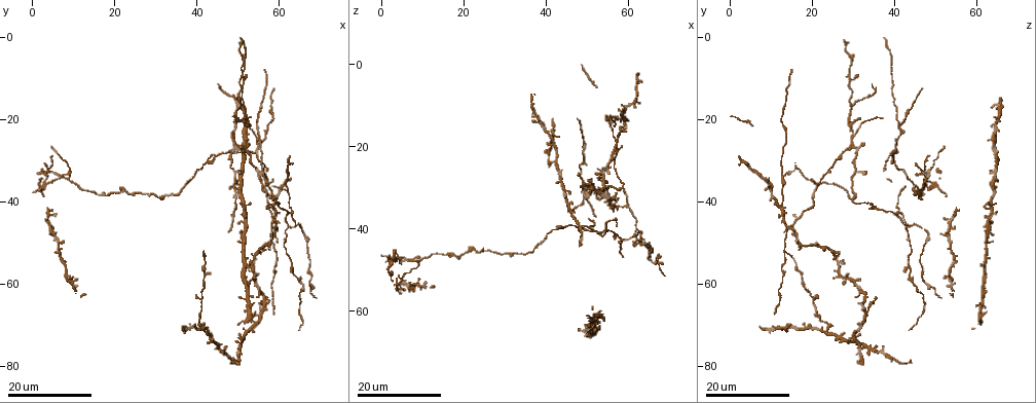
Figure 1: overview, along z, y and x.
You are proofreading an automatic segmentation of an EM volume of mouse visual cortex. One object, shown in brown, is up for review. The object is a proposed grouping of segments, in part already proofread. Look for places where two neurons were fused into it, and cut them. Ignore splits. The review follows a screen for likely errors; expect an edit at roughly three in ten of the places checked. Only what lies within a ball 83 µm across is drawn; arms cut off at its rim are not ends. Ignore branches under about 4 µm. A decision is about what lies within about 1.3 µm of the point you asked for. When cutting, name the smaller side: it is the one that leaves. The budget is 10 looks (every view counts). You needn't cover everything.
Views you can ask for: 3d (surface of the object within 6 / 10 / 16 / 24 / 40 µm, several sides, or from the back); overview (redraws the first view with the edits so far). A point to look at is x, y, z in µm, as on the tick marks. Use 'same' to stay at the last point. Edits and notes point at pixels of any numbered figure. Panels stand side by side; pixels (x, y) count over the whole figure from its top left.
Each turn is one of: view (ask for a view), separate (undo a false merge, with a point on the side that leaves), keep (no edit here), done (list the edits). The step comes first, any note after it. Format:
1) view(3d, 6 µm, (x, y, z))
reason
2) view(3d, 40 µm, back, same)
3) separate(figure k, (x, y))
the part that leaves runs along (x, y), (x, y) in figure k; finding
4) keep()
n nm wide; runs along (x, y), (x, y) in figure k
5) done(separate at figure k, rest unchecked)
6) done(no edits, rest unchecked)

view(3d, 24 µm, (56.0, 33.5, 13.0))
three-way junction

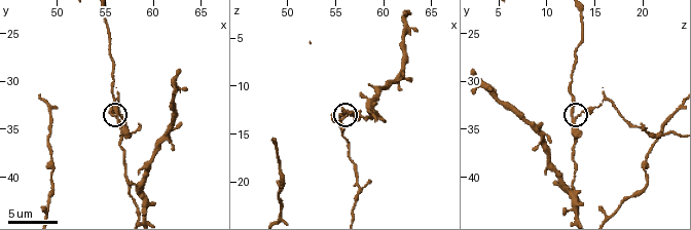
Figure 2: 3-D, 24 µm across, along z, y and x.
view(3d, 10 µm, (56.6, 34.2, 12.6))
zoom in

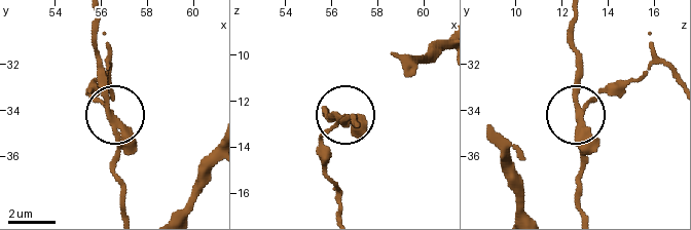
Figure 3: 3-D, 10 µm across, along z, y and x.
separate(figure 3, (110, 162))
side arm 29 µm; the part that leaves runs along (114, 127), (120, 208) in figure 3; a second neuron is stuck on

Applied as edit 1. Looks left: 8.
view(3d, 24 µm, (64.5, 46.0, 43.5))
three-way junction

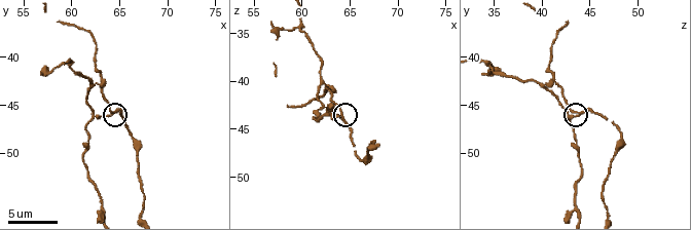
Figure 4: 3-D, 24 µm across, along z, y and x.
view(3d, 10 µm, (64.0, 45.8, 43.4))

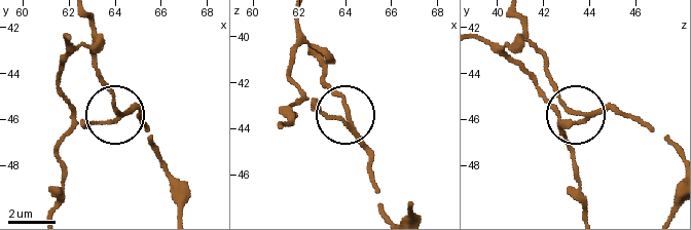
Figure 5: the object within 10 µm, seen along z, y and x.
keep()
runs along (298, 17), (325, 59), (327, 82), (343, 100), (368, 168) in figure 5; continuous, no second neuron

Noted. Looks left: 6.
view(3d, 24 µm, (67.5, 58.0, 46.5))
sudden change in width

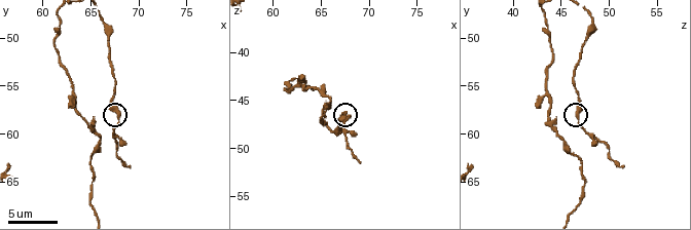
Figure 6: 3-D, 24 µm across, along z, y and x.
view(3d, 6 µm, (68.0, 58.2, 46.6))

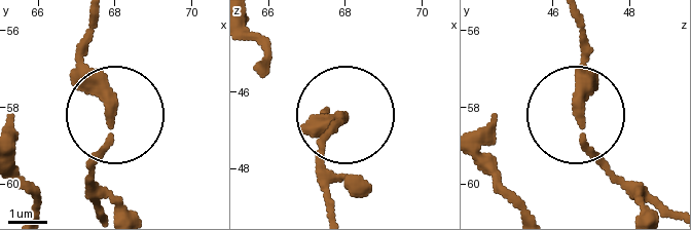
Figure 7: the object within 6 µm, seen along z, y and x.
keep()
280 nm wide; runs along (88, 17), (88, 77), (112, 126), (88, 175), (88, 201) in figure 7; one neuron here

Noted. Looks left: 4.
view(3d, 24 µm, (58.5, 40.0, 29.0))
three arms meet

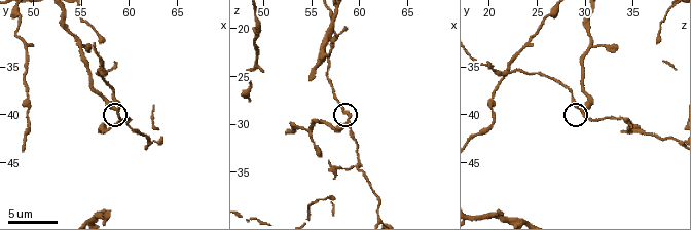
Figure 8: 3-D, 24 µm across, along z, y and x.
view(3d, 10 µm, (58.6, 39.8, 29.6))

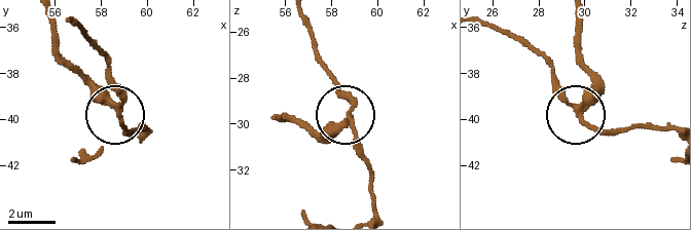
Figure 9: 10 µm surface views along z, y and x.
separate(figure 9, (99, 89))
the part that leaves runs along (119, 109), (62, 55), (55, 21) in figure 9; a second neuron is stuck on

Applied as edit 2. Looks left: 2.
done(separate at figure 3, separate at figure 9, rest unchecked)

